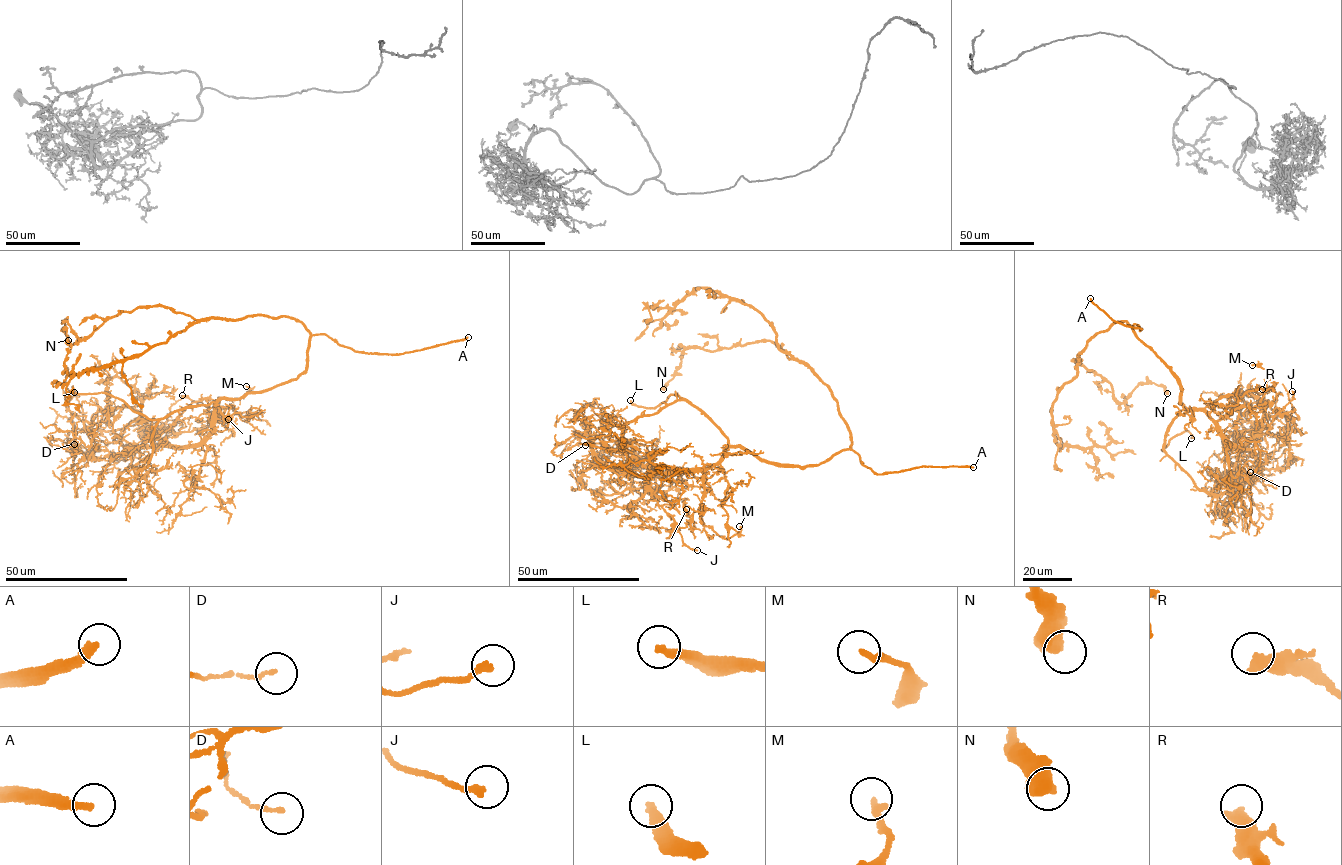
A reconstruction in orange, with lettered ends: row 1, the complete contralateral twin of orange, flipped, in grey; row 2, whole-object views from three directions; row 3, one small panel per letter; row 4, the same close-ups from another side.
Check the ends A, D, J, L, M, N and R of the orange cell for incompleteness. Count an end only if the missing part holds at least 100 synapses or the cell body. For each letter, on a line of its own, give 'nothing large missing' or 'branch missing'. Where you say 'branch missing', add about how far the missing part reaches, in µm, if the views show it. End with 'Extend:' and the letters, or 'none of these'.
A: branch missing; missing 250 µm
D: nothing large missing
J: nothing large missing
L: branch missing; missing 40 µm
M: nothing large missing
N: nothing large missing
R: nothing large missing
Extend: A, L

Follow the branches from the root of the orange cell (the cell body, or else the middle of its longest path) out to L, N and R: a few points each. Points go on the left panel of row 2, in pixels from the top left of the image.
L: (306, 367), (295, 379), (238, 399), (189, 405), (156, 420), (135, 413), (105, 393), (74, 392)
N: (306, 367), (308, 330), (281, 316), (195, 320), (152, 306), (106, 318), (83, 339), (64, 322), (68, 340)
R: (306, 367), (295, 379), (238, 399), (219, 399), (210, 420), (214, 416), (213, 422), (201, 401), (182, 395)

